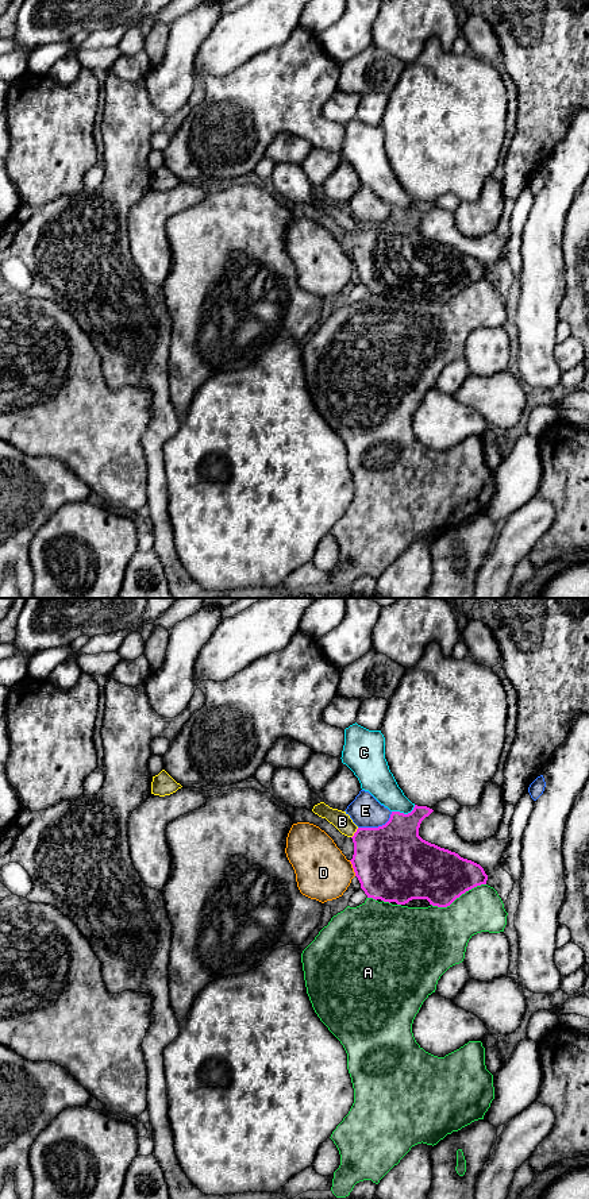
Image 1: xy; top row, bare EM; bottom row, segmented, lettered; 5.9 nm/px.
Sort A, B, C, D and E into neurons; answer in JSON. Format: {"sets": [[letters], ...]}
{"sets": [["A"], ["B"], ["C"], ["D"], ["E"]]}

